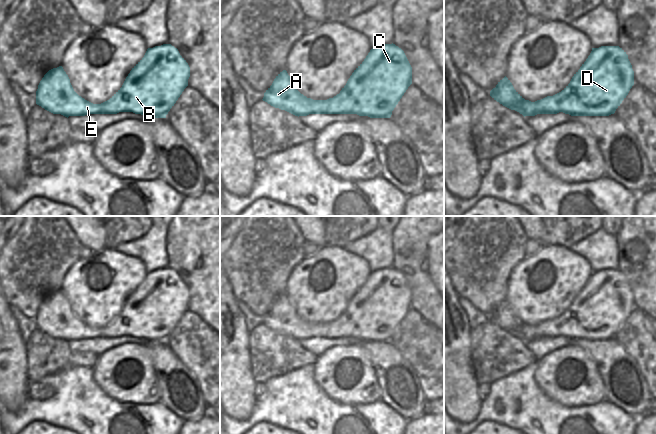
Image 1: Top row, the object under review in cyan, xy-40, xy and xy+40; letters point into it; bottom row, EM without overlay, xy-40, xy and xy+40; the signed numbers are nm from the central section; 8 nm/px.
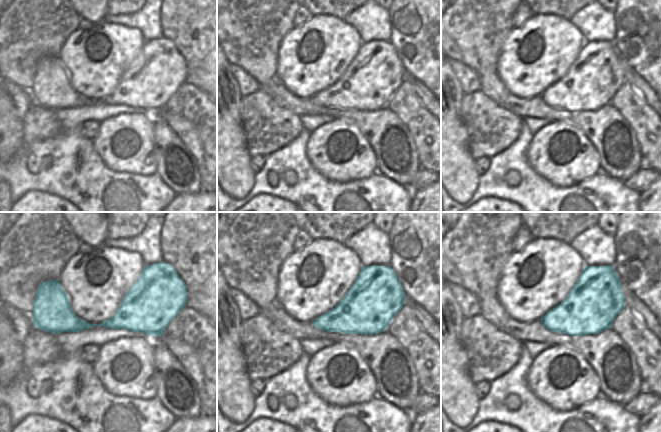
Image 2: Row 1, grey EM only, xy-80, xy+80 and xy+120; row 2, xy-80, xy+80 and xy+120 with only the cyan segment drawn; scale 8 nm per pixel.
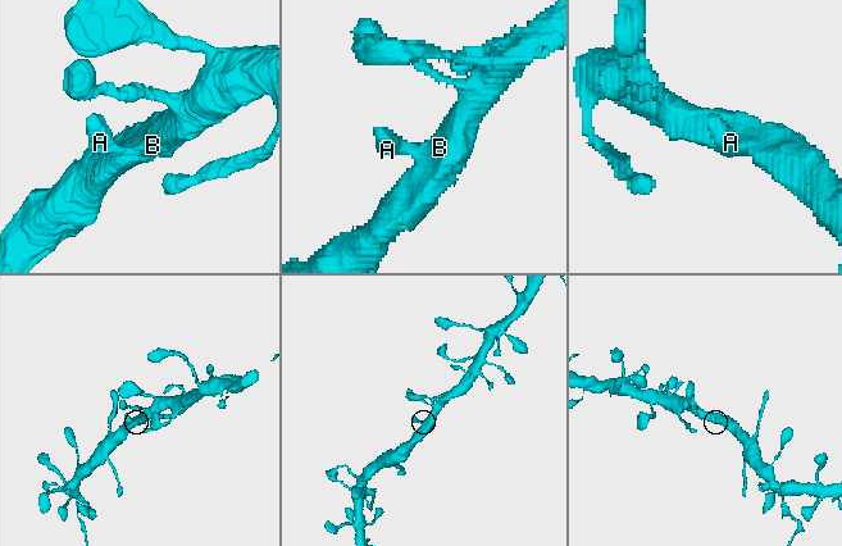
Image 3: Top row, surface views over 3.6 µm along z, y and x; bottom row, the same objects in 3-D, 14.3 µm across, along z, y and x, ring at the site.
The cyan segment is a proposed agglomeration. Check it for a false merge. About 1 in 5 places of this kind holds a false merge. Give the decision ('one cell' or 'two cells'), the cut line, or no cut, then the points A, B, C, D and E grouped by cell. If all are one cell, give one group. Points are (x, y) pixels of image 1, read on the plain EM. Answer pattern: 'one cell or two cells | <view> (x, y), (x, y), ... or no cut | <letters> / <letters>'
one cell | no cut | A B C D E

